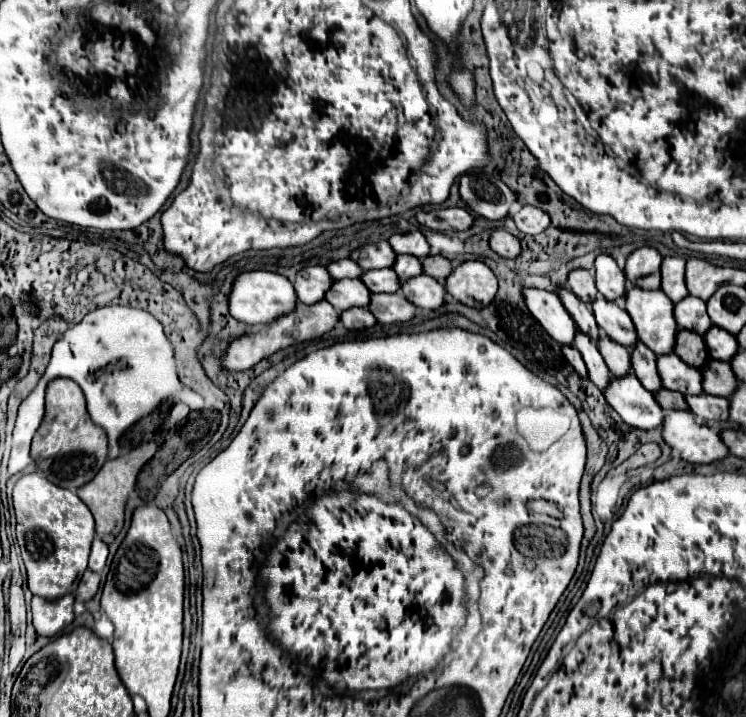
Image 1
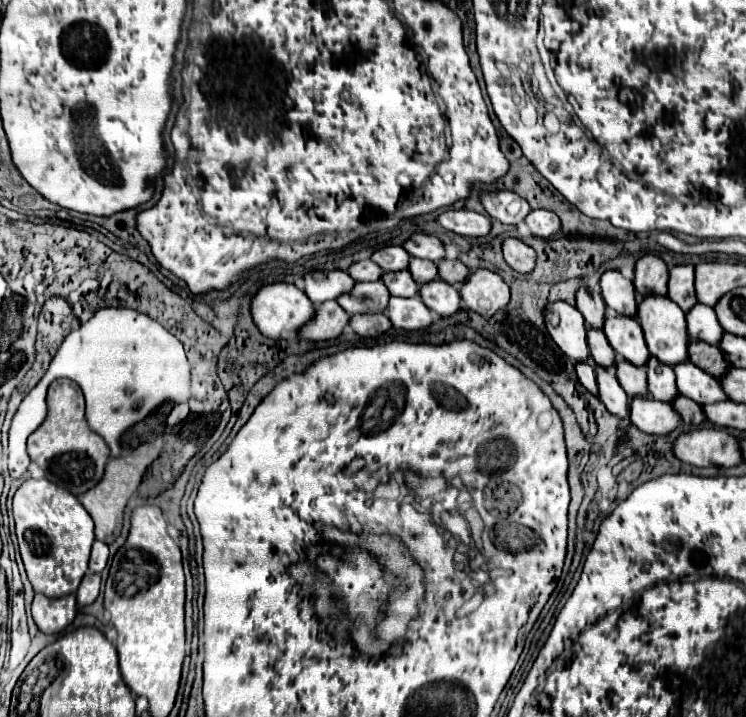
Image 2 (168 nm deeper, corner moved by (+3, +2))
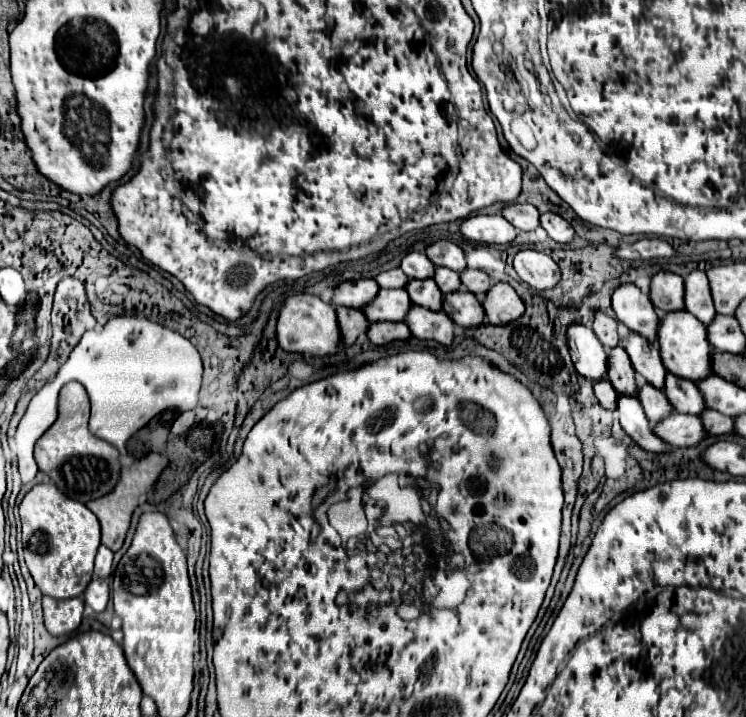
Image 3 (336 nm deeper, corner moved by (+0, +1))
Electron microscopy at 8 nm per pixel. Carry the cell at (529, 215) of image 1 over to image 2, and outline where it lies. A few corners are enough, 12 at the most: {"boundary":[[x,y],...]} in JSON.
{"boundary":[[532,210],[526,224],[538,238],[560,230],[560,218],[550,210]]}

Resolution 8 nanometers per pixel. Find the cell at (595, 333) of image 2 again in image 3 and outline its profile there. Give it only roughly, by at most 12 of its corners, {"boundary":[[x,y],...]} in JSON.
{"boundary":[[609,353],[609,375],[617,393],[637,395],[637,375],[625,353]]}

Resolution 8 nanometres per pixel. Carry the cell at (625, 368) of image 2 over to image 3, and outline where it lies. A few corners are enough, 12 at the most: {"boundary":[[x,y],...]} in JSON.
{"boundary":[[645,383],[639,389],[647,419],[663,421],[673,405],[661,389]]}

